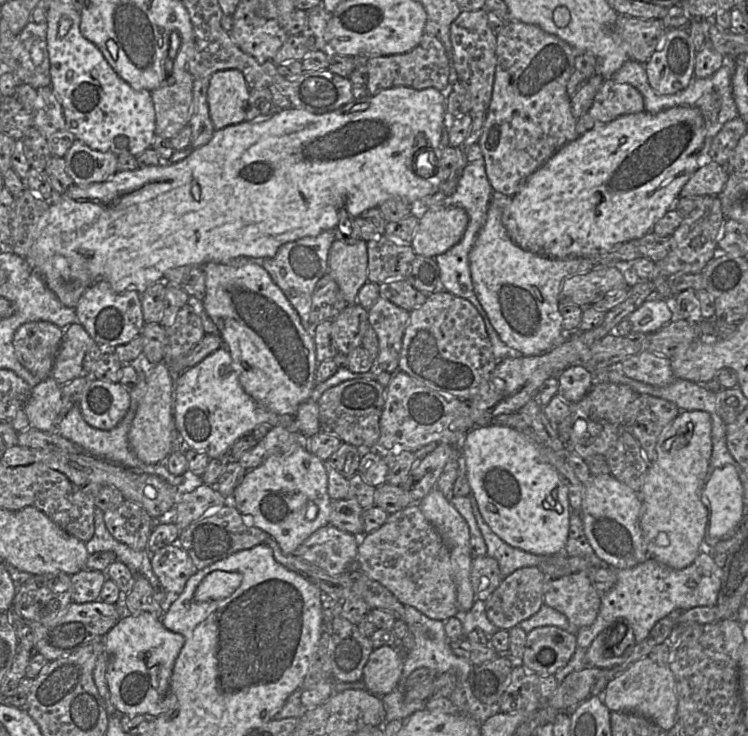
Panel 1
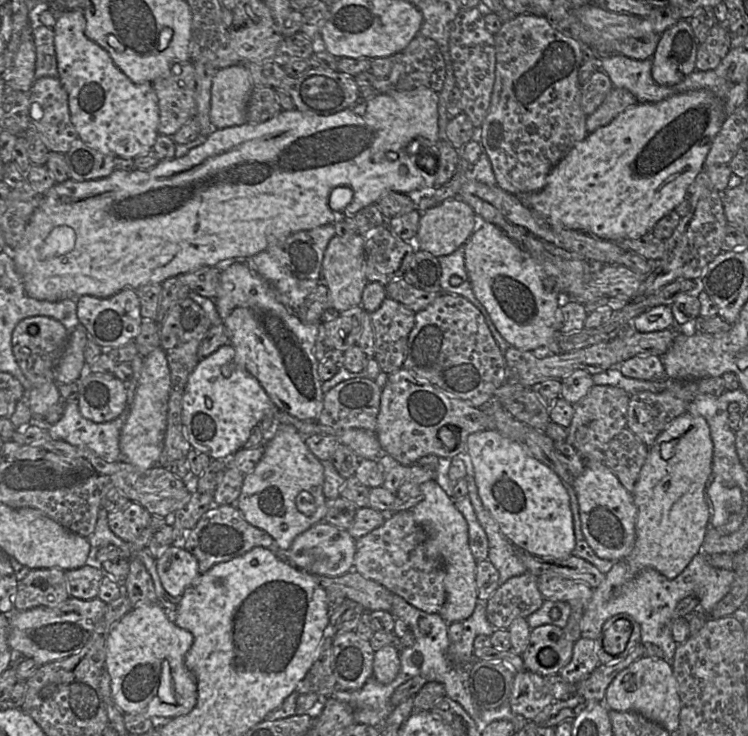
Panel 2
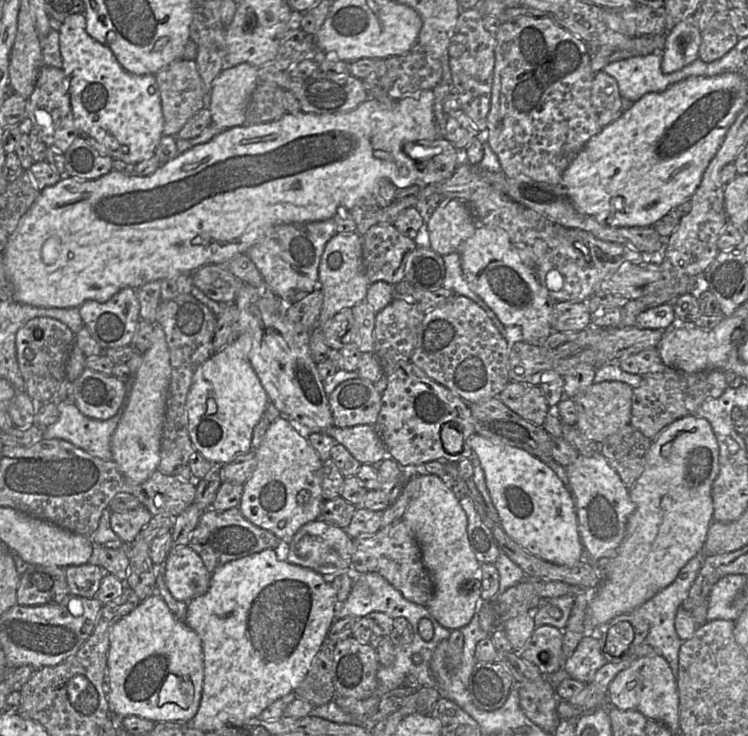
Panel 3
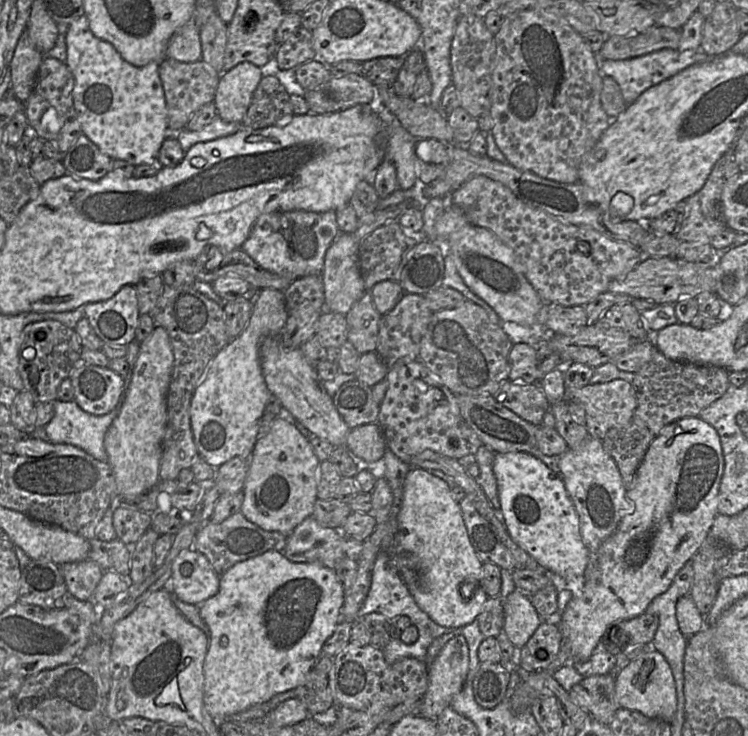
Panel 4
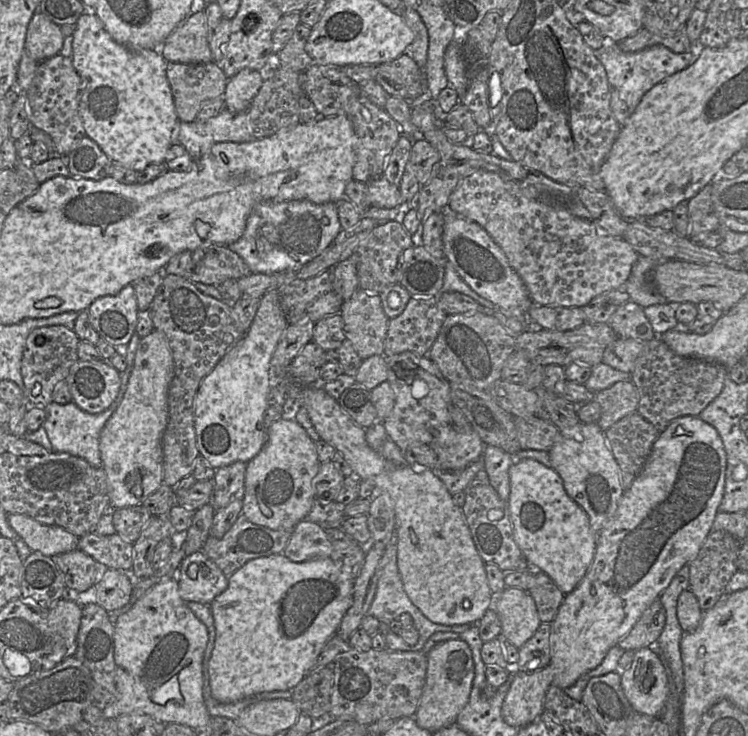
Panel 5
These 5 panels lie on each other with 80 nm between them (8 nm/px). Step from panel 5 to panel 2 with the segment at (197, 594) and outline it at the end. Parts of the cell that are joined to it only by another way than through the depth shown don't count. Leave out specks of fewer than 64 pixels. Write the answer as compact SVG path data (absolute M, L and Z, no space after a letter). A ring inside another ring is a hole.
M182 545L165 549L156 559L156 567L164 589L173 598L181 598L200 575L196 557Z

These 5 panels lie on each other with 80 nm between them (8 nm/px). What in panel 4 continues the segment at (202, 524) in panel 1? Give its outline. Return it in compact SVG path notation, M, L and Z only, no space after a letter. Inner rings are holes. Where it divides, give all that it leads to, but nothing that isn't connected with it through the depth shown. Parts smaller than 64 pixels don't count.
M241 511L231 515L223 522L215 524L208 521L195 535L193 548L202 553L210 562L215 572L223 574L240 561L263 554L269 550L283 551L287 537L277 531L266 531L245 518Z

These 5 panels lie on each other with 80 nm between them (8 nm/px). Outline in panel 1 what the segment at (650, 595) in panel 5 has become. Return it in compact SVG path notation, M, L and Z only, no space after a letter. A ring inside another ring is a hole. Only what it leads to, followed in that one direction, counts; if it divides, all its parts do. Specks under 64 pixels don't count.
M701 410L681 411L679 415L677 415L677 417L671 421L671 423L659 436L656 444L657 458L654 463L649 466L643 480L642 488L640 492L637 492L643 504L643 512L640 518L640 527L642 529L649 558L653 558L672 569L684 569L693 563L699 551L701 550L701 545L704 543L705 536L708 532L708 509L702 502L702 495L712 454L711 431L712 419L711 415L708 412Z

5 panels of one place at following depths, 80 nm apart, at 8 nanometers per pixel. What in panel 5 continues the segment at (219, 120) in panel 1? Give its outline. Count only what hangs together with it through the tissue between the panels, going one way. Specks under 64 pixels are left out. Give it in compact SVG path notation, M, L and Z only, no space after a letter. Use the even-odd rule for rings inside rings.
M240 70L227 81L222 95L224 108L233 113L246 111L265 79L265 70Z

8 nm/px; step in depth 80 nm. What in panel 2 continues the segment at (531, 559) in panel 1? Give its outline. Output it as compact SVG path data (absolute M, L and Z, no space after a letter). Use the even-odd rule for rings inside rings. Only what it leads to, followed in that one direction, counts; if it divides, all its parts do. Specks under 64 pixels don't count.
M465 453L466 480L468 483L468 497L471 500L477 519L486 532L489 542L488 560L499 572L499 586L509 578L519 576L527 572L524 564L514 554L513 545L500 531L497 522L490 512L483 506L475 483L474 469L470 456Z

